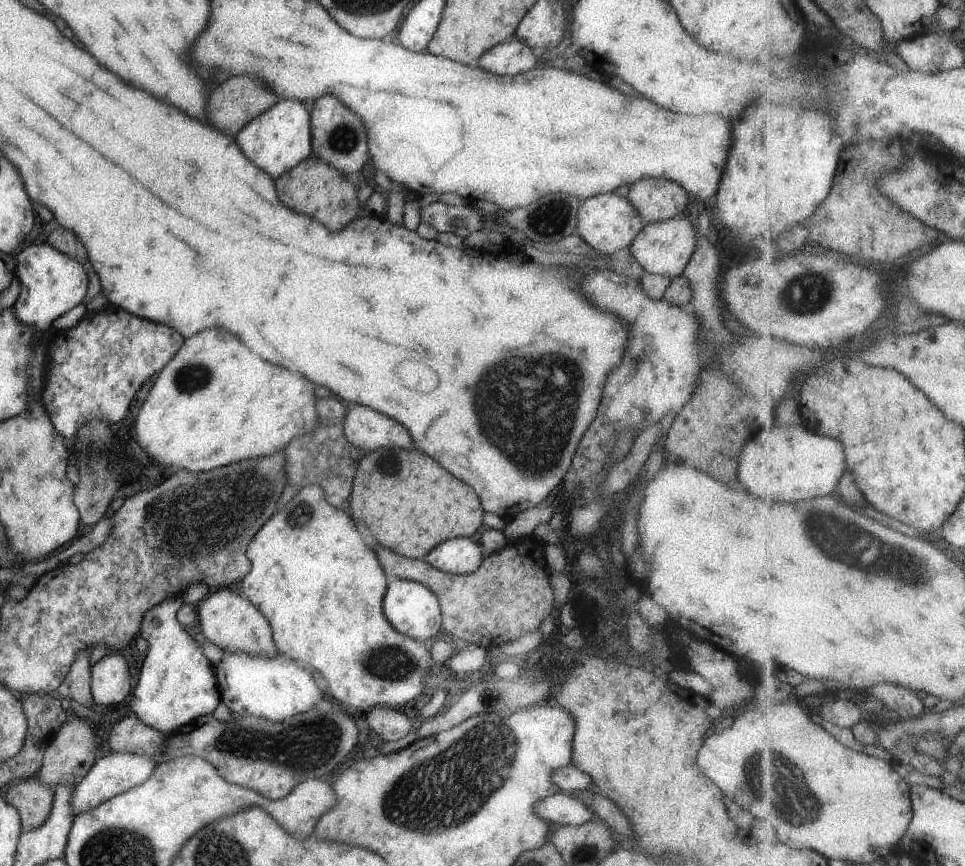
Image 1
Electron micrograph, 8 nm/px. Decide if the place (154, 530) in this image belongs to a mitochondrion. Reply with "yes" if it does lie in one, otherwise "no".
yes

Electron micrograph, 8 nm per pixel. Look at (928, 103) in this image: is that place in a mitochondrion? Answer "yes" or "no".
yes

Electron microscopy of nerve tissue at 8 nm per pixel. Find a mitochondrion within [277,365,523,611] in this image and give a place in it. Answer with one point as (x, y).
(389, 463)

